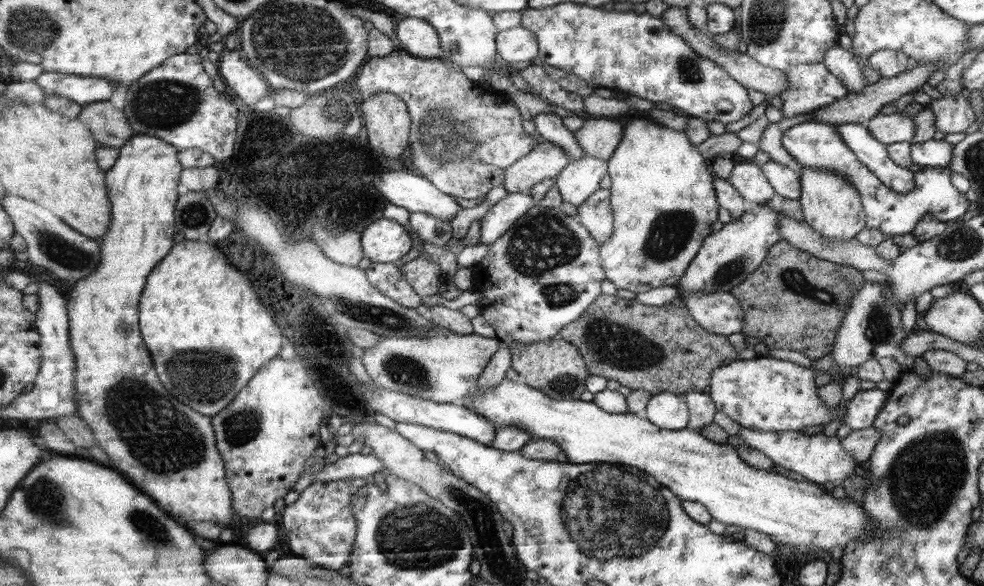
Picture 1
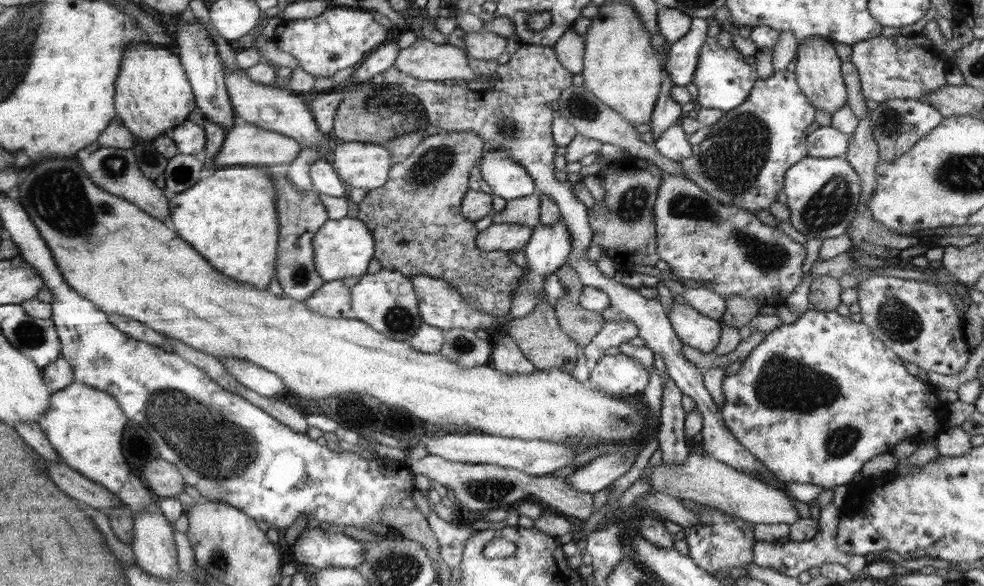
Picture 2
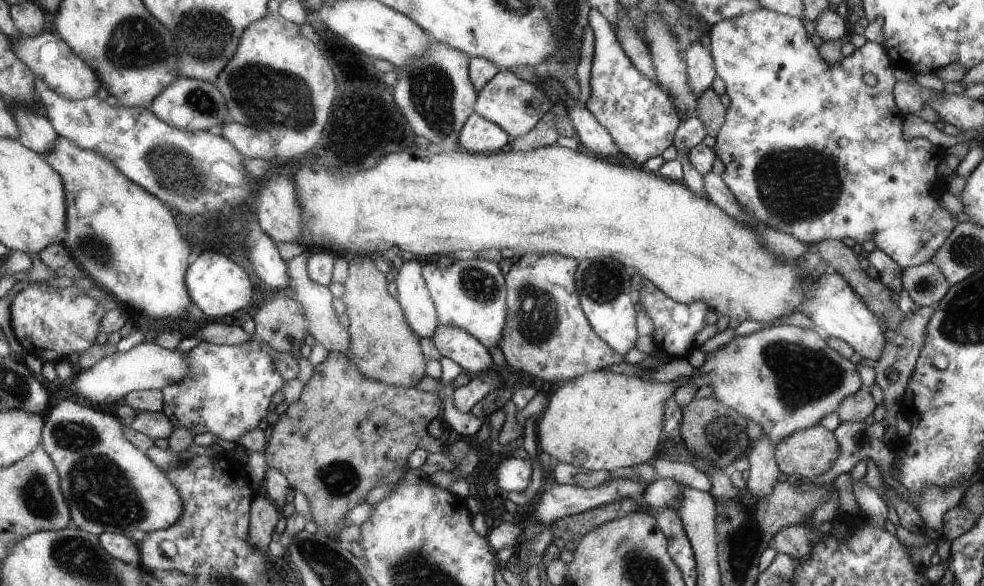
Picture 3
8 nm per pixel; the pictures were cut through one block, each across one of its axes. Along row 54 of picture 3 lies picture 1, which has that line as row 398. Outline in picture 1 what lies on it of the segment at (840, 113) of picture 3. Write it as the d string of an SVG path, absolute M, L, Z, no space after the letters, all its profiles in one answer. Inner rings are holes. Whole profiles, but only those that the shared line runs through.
M756 356L749 360L736 359L714 370L708 386L717 410L725 412L743 428L763 430L764 432L801 431L808 426L821 426L833 422L840 408L829 409L821 399L814 382L811 367L807 368L788 360L775 357ZM887 386L868 390L860 389L854 398L843 404L845 406L843 423L854 431L874 426L887 400L889 400Z

